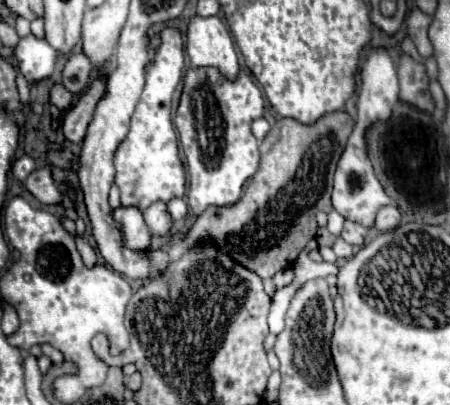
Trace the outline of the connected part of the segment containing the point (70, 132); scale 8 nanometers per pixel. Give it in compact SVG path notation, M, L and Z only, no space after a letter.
M98 77L90 83L90 87L78 97L78 103L74 103L62 119L62 131L64 137L72 143L82 143L88 131L88 125L92 123L94 117L94 107L98 105L98 101L104 97L106 89L104 89L104 77Z

